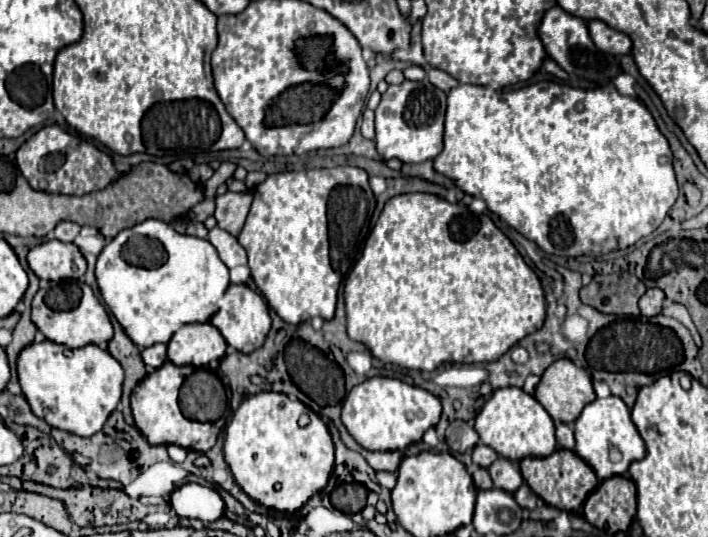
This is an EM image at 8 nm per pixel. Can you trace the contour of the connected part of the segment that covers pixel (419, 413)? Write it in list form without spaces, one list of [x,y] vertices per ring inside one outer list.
[[[371,377],[353,387],[343,403],[341,421],[349,435],[371,451],[397,451],[421,441],[423,433],[441,419],[441,401],[425,389],[407,385],[399,379]]]

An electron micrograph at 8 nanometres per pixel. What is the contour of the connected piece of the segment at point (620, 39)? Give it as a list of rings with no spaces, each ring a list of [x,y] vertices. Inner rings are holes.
[[[591,19],[587,23],[587,29],[589,29],[589,35],[591,35],[597,49],[611,53],[611,55],[617,55],[617,57],[627,55],[631,51],[631,39],[625,33],[611,29],[603,21]]]

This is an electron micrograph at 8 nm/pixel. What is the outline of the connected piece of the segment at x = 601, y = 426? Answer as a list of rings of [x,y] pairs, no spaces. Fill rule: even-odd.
[[[615,395],[605,397],[605,399],[595,399],[593,403],[585,405],[579,419],[575,421],[575,439],[577,439],[575,453],[593,467],[599,481],[605,481],[605,479],[617,477],[617,475],[627,475],[629,465],[633,461],[643,459],[647,453],[645,443],[643,443],[637,427],[631,421],[631,413],[629,413],[627,405]],[[611,447],[615,447],[621,453],[621,461],[613,463],[609,459]]]

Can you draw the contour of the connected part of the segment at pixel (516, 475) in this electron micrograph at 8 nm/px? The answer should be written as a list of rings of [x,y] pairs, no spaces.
[[[499,457],[497,463],[493,463],[493,467],[489,467],[489,475],[493,479],[493,485],[507,493],[515,493],[523,483],[523,477],[517,465],[503,457]]]

